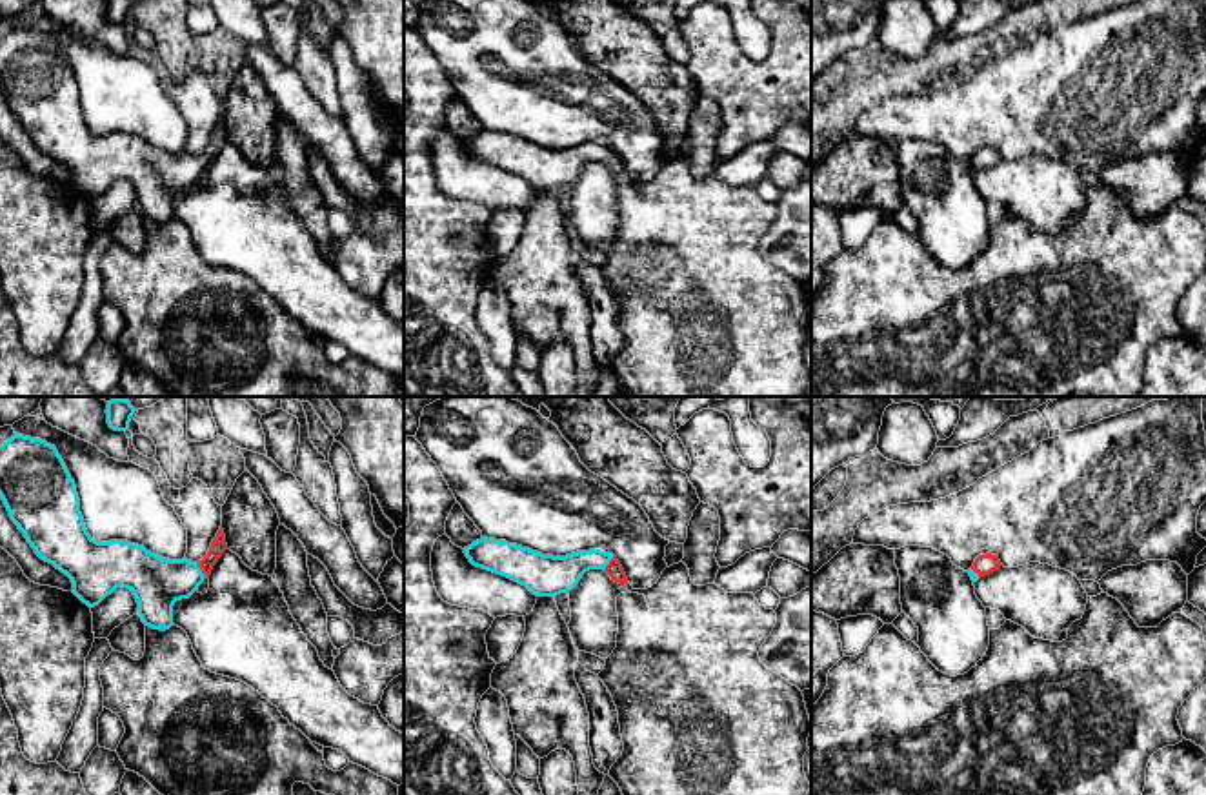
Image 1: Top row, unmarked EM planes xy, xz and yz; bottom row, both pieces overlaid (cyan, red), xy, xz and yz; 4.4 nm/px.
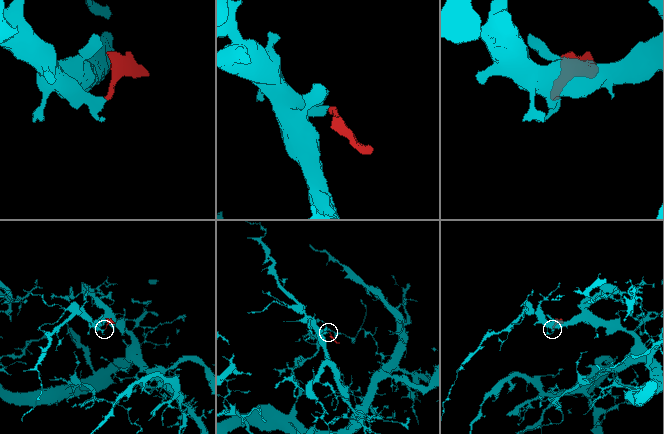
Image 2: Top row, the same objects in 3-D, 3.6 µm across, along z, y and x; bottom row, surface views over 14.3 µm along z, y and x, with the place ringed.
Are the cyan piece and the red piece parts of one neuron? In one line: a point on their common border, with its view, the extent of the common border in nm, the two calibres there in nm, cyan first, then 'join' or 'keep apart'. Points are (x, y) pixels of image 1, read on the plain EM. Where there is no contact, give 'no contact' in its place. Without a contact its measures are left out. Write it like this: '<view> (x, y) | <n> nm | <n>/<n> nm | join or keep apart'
xz (608, 155) | 80 nm | 170/70 nm | join

